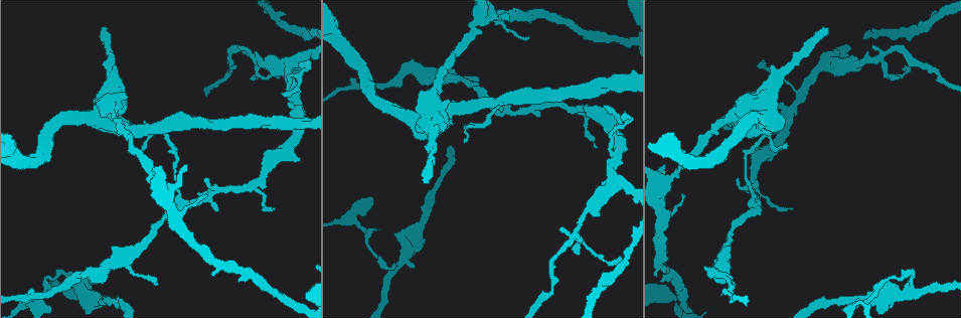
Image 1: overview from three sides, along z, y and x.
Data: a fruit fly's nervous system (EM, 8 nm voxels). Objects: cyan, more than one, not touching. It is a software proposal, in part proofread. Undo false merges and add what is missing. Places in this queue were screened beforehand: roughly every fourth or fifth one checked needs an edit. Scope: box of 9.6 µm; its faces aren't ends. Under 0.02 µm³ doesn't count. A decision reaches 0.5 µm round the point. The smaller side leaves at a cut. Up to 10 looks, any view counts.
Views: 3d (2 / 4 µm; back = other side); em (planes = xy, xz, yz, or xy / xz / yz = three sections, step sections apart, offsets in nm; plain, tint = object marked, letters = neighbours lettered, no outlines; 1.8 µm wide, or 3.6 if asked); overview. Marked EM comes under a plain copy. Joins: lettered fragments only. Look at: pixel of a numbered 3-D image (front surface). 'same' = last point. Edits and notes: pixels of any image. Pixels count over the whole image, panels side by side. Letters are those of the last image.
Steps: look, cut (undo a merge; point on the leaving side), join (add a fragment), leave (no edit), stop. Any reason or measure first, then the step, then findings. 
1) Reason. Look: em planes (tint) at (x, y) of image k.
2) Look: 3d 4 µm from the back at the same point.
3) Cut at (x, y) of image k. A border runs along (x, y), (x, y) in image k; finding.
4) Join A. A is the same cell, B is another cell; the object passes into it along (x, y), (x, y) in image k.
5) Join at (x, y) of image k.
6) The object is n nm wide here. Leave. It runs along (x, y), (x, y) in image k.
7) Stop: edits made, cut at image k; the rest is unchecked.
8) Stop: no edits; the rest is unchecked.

Sharp bend. Look: 3d 4 µm at (98, 118) of image 1.

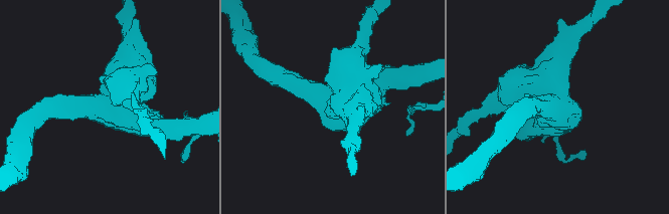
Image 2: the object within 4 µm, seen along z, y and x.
4 arms meet here; now the EM. Look: em 3.6 µm planes (tint) at (105, 109) of image 2.

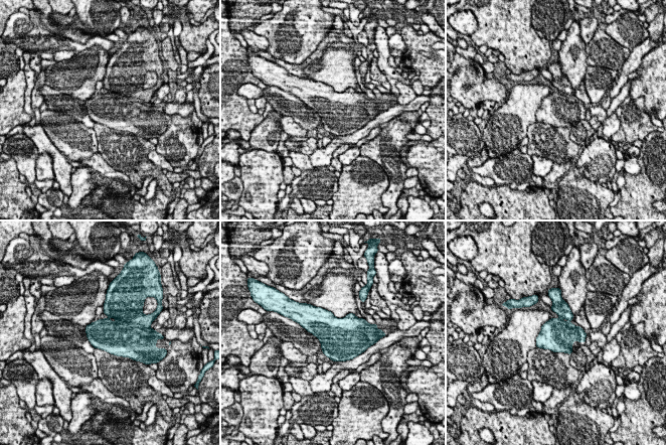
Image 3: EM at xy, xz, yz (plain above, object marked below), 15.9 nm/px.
Look: em 3.6 µm planes (letters) at the same point.

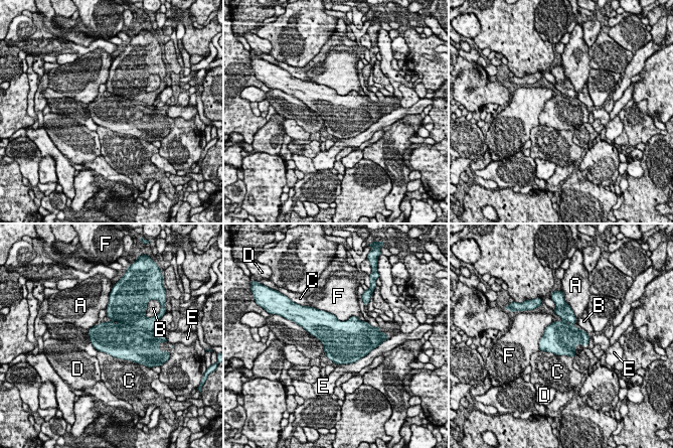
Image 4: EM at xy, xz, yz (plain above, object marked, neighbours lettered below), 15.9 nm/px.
The object is 550 nm wide here. Cut at (130, 311) of image 4. A, B, C, D, E and F are other cells; two neurons meet here.

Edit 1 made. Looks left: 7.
Redraw. Look: overview.

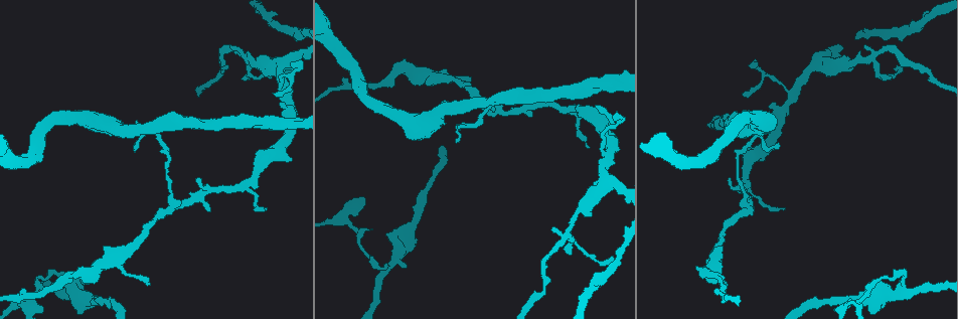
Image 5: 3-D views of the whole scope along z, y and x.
Three arms meet. Look: 3d 2 µm at (282, 64) of image 5.

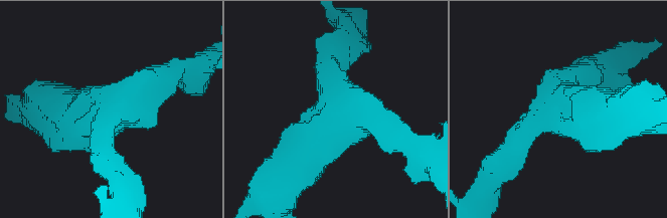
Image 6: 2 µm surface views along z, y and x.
3 arms meet here; the arms are 200, 280, 420 nm wide. Look: em planes (letters) at (330, 98) of image 6.

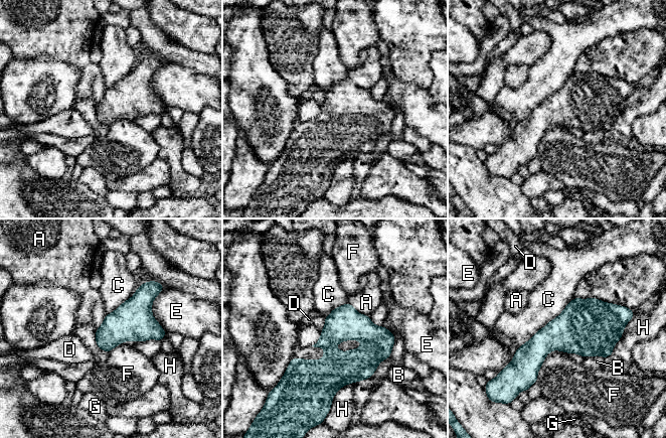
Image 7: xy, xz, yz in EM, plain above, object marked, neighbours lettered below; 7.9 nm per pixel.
The object is 280 nm wide here. Leave. A, B, C, D, E, F, G and H are other cells; a border runs along (573, 297), (515, 351), (502, 370) in image 7; continuous, no second neuron.

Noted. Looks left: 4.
Thick turns thin. Look: 3d 2 µm from the back at (246, 56) of image 5.

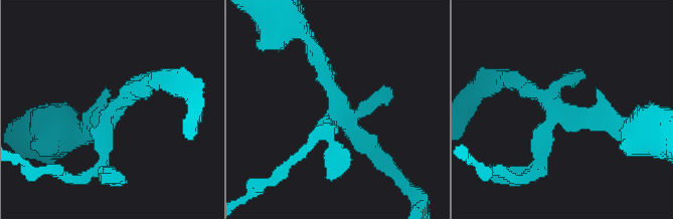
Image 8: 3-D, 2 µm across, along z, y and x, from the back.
Now the EM. Look: em planes (letters) at (112, 112) of image 8.

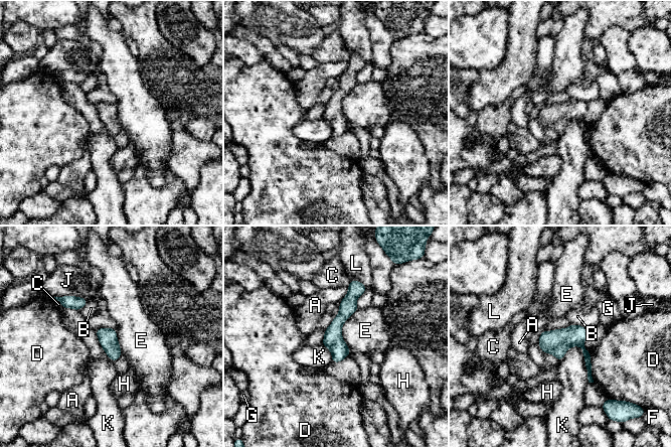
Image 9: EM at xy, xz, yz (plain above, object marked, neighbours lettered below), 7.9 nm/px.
The object is 150 nm wide here; the longest contact is with E, 340 nm. Leave. A, B, C, D, E, F, G, H, J, K and L are other cells; all the same neuron.

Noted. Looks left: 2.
Three-way junction. Look: em xy step 4 (tint) at (904, 290) of image 5.

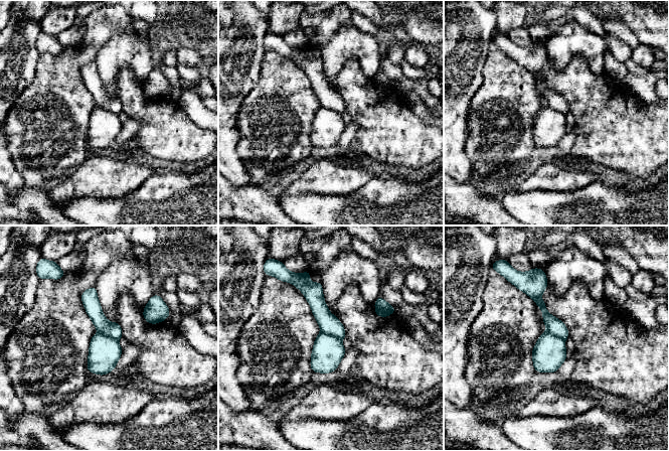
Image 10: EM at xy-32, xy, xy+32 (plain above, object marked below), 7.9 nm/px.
Look: em planes (letters) at the same point.

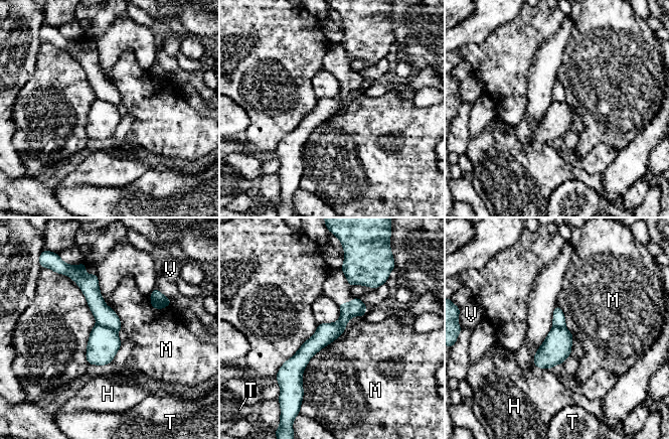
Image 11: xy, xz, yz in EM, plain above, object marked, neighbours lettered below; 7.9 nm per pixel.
Cut at (104, 315) of image 11. H, M, T and V are other cells; the part that leaves runs along (77, 278), (119, 326) in image 11; two neurons meet here.

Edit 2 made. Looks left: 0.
Stop: edits made, cut at image 4, cut at image 11; the rest is unchecked.

